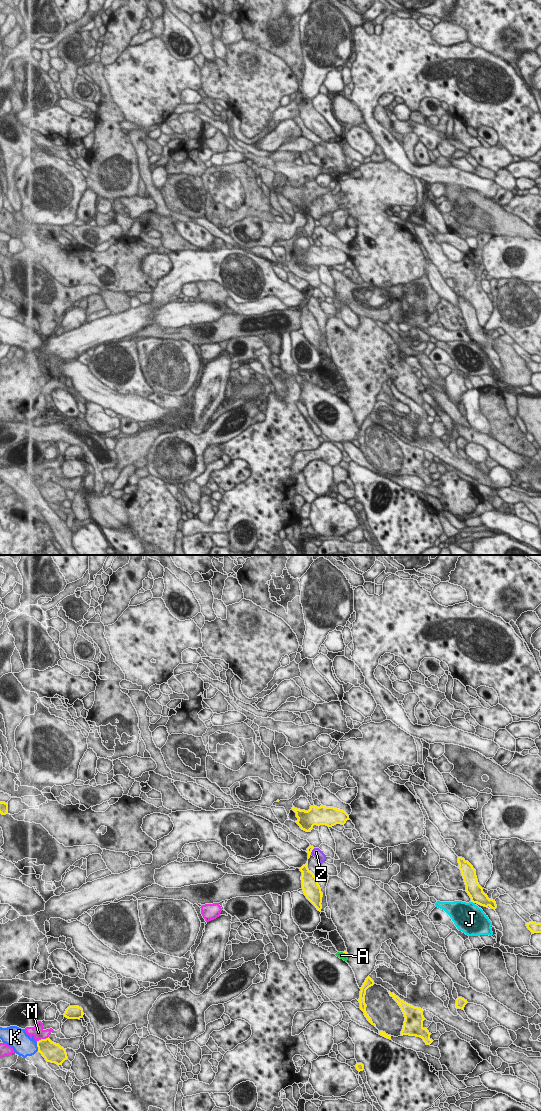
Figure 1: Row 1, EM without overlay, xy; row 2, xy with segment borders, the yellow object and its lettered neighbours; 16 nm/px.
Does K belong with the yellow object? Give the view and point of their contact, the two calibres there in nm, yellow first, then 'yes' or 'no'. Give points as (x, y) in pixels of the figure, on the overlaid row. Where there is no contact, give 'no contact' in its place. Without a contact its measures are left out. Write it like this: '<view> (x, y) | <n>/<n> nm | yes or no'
xy (37, 1046) | 300/340 nm | no

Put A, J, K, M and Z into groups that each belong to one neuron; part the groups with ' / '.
A / J / K / M / Z

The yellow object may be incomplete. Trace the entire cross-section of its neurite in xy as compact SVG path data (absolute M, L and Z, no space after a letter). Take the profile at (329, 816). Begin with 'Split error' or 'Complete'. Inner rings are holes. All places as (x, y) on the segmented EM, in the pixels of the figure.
Complete. M323 805L320 807L310 806L308 811L300 810L293 806L292 810L298 818L295 822L306 832L310 832L314 825L332 827L336 824L344 825L349 820L349 815L345 811Z

